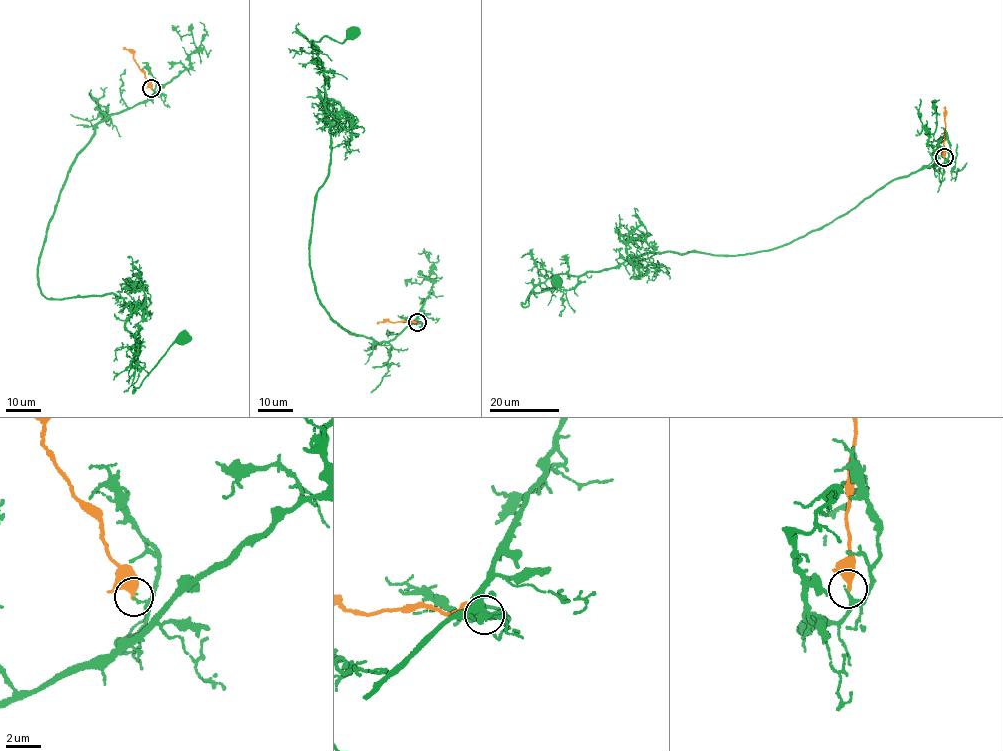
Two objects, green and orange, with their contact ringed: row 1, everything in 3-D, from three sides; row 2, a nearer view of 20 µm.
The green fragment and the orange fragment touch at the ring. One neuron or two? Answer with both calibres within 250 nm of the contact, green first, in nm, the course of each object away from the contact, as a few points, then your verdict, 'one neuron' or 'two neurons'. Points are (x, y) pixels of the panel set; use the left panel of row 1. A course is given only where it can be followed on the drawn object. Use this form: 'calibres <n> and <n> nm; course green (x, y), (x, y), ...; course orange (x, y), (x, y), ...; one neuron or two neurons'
calibres 110 and 440 nm; course green (151, 88), (98, 121), (75, 157), (38, 283), (49, 300), (111, 293), (133, 308), (132, 392), (182, 338); course orange (151, 88), (134, 55), (123, 47); two neurons

